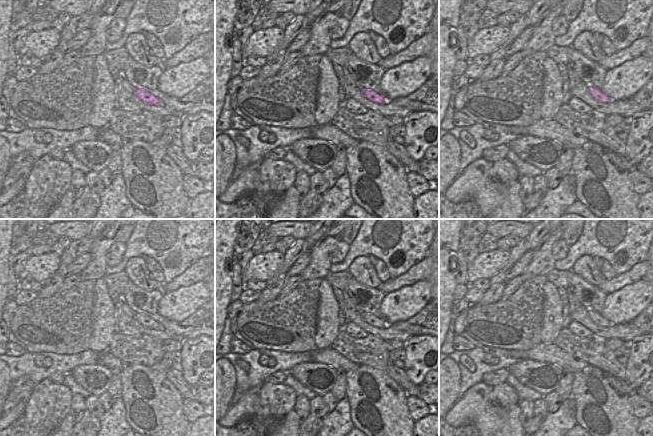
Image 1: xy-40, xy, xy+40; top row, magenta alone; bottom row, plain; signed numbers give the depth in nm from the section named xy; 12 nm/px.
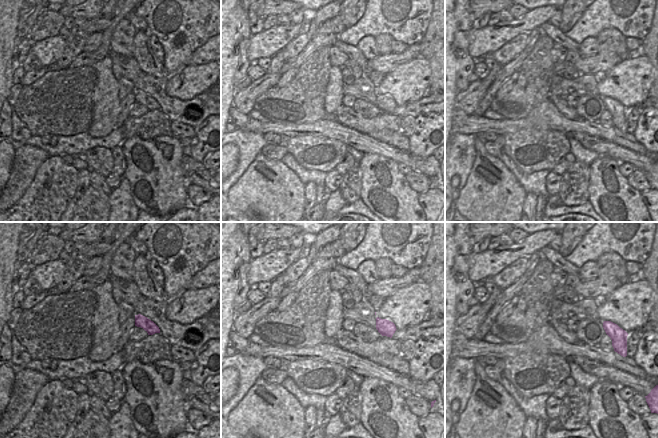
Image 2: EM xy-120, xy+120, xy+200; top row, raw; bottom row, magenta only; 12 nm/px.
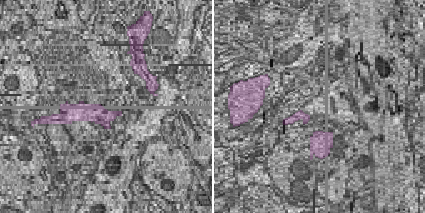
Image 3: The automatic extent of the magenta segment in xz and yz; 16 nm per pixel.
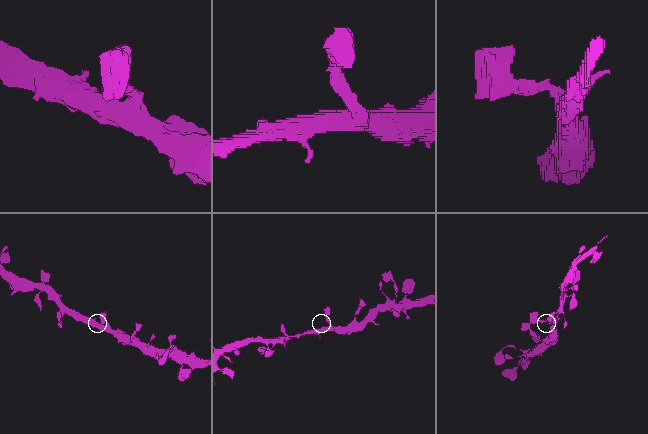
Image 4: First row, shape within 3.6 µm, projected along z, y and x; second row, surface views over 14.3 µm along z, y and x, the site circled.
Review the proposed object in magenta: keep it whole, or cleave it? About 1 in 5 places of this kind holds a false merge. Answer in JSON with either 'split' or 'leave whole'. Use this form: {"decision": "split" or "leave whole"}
{"decision": "leave whole"}

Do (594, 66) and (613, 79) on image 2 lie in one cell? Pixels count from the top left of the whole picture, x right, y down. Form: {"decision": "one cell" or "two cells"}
{"decision": "two cells"}

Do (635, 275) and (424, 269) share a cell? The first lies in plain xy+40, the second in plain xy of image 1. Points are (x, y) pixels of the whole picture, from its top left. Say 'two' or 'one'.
one

